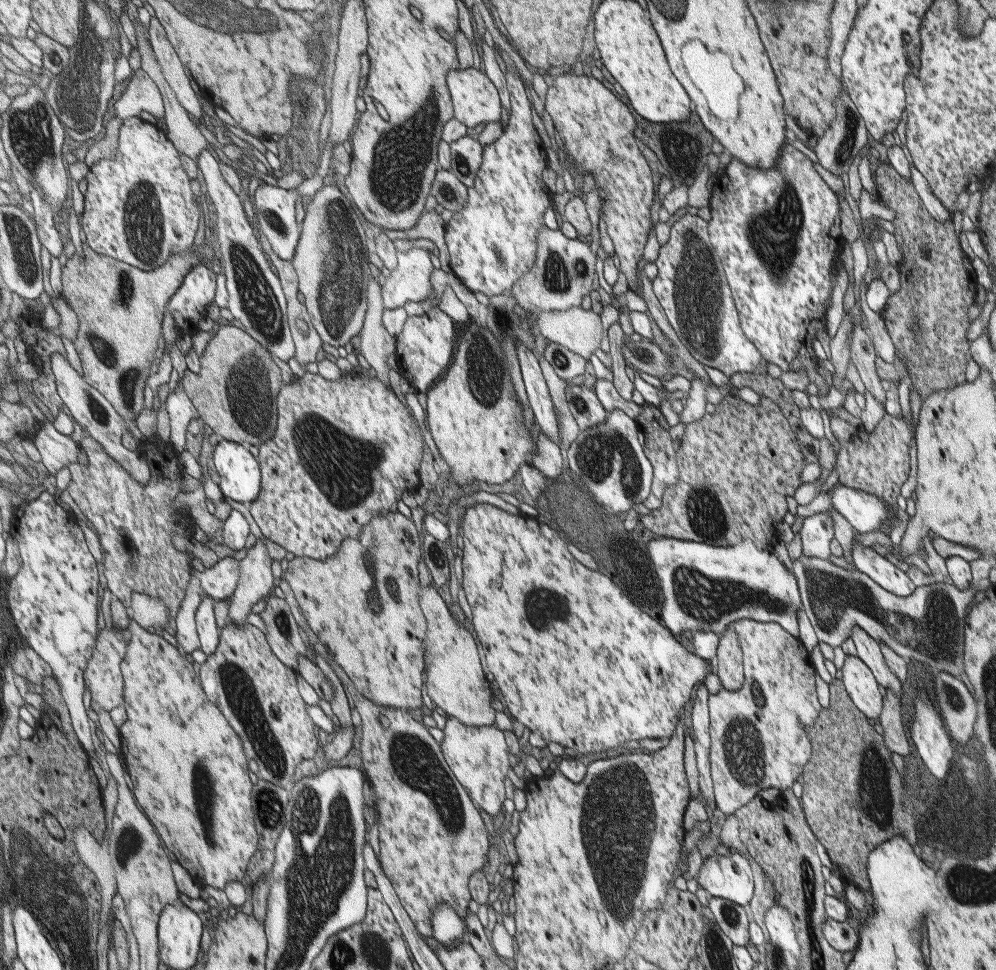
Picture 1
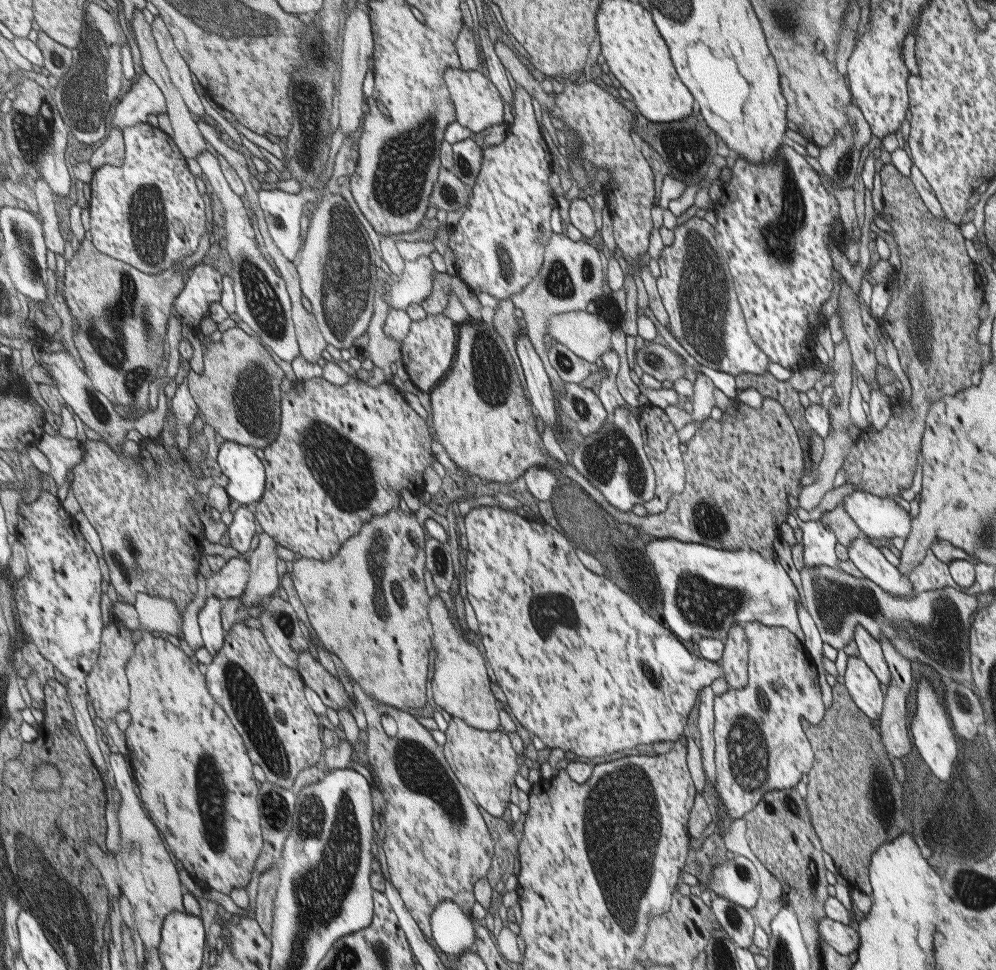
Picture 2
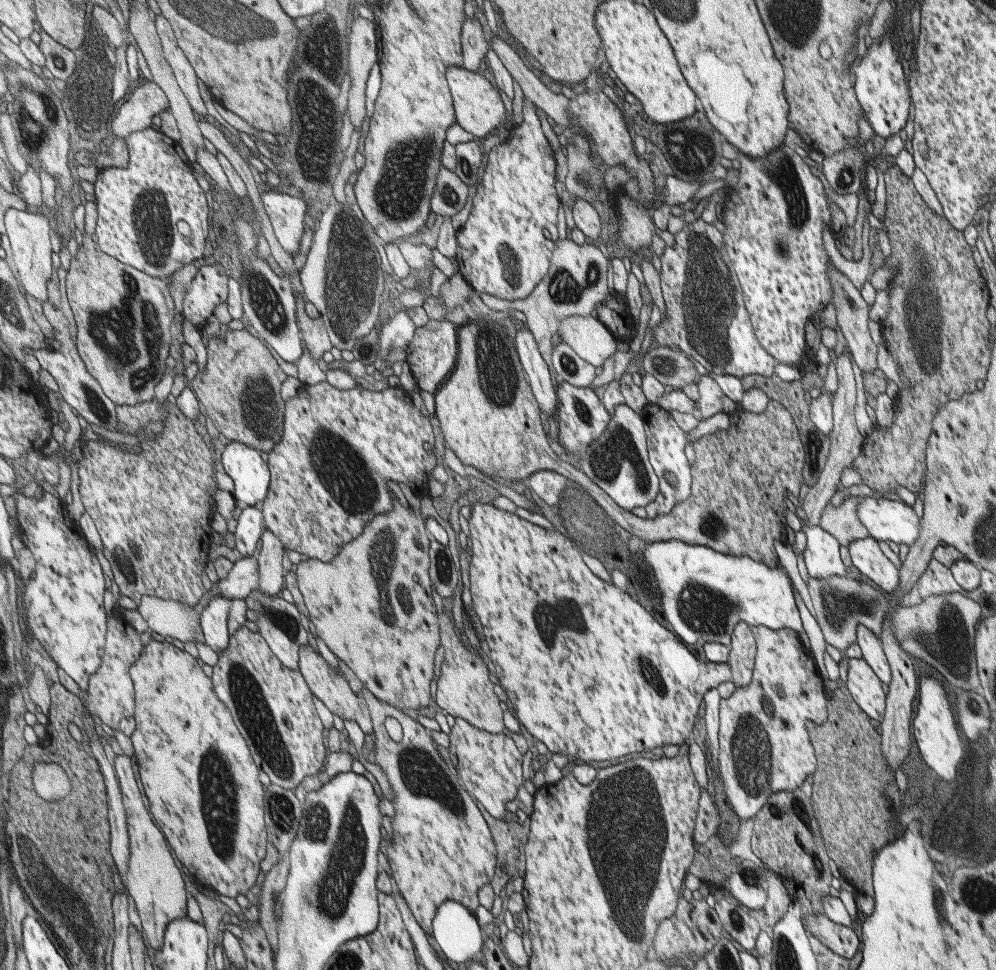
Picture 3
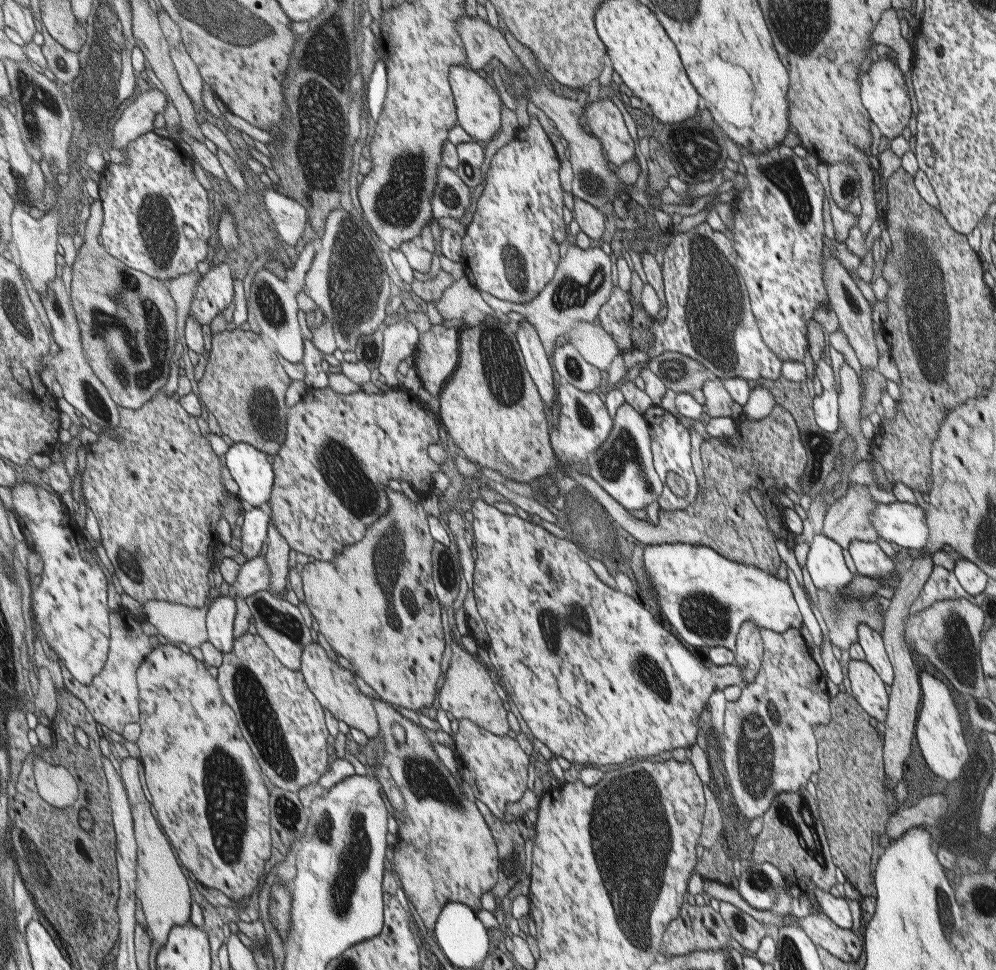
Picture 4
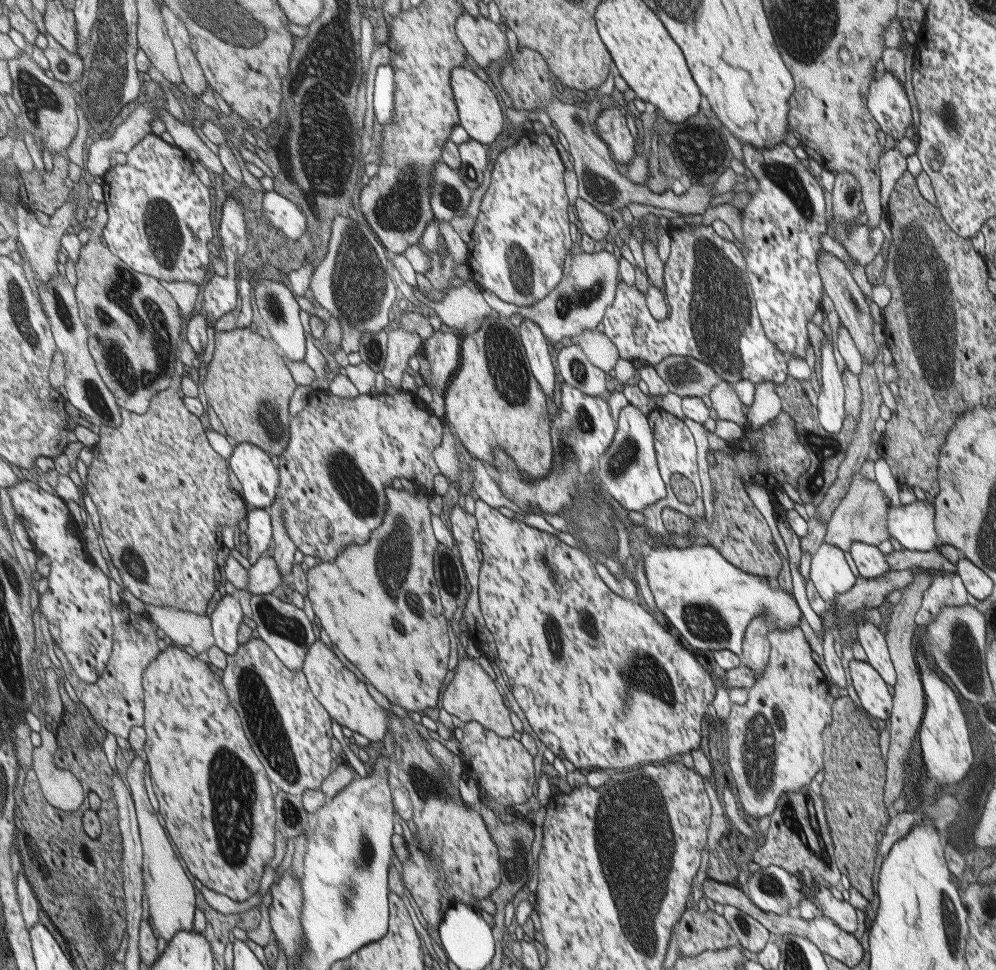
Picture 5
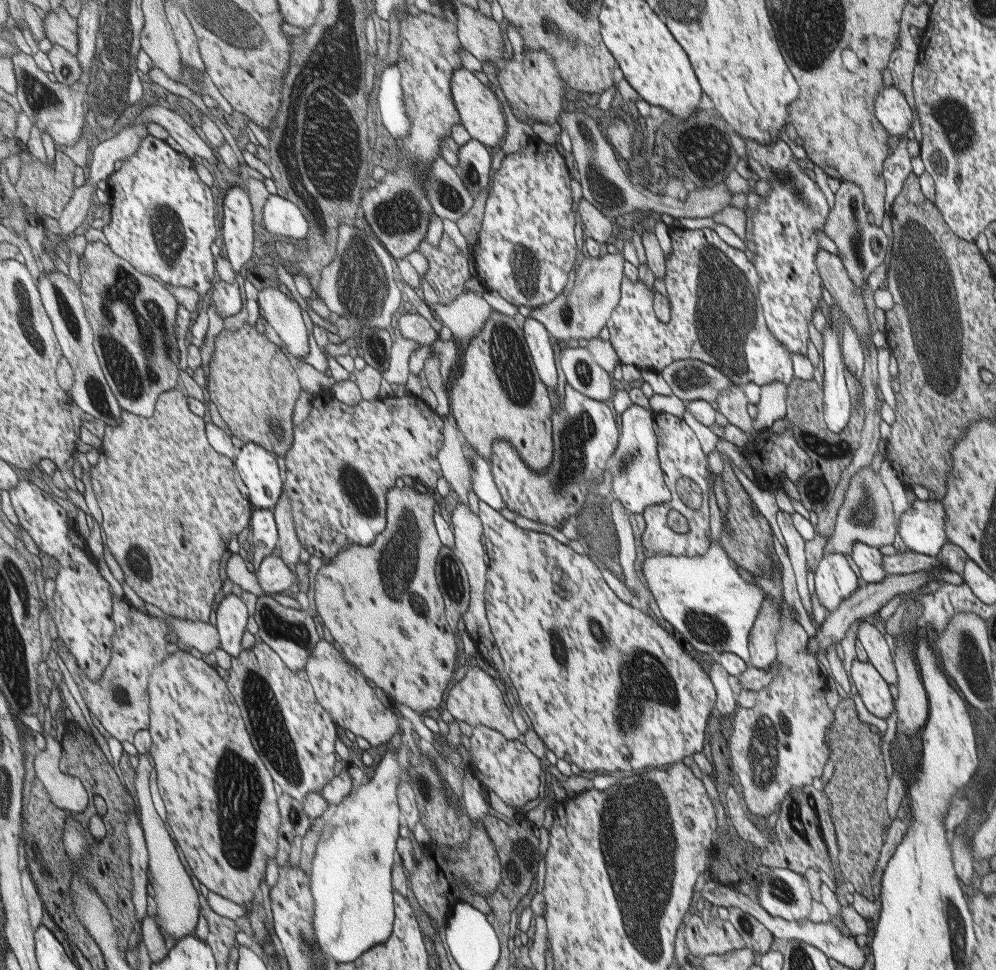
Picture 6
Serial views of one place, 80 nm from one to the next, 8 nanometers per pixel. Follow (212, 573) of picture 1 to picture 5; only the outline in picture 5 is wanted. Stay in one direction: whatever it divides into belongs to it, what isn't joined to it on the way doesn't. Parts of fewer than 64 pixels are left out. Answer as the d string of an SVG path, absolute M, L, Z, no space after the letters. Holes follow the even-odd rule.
M263 555L256 561L255 565L249 568L248 592L253 595L279 594L282 584L287 582L281 576L281 570L277 566L278 562L268 555Z

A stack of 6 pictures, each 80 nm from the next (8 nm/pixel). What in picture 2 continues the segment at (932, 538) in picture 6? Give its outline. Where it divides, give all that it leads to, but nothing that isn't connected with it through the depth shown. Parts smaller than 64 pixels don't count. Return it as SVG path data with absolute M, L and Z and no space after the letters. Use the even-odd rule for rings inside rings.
M853 491L851 495L843 497L842 501L845 512L859 527L859 530L868 538L907 538L911 530L911 517L909 513L895 503L893 498L880 498L865 491Z

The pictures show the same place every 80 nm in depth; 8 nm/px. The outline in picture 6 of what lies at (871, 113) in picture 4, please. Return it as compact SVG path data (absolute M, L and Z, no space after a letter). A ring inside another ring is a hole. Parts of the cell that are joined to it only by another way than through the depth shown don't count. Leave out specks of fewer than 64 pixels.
M885 88L885 94L877 92L881 98L875 98L877 102L873 104L876 119L884 126L884 130L893 136L903 136L909 130L911 124L911 110L907 102L903 100L903 94L899 90Z

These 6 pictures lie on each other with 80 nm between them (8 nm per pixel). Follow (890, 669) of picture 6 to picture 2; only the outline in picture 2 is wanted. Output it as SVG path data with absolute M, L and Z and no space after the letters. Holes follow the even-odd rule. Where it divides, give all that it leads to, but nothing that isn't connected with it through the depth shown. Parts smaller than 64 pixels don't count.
M859 624L854 628L852 642L855 642L857 652L859 653L858 657L872 669L872 673L876 675L882 683L887 685L890 681L890 672L884 661L879 642L869 636Z

